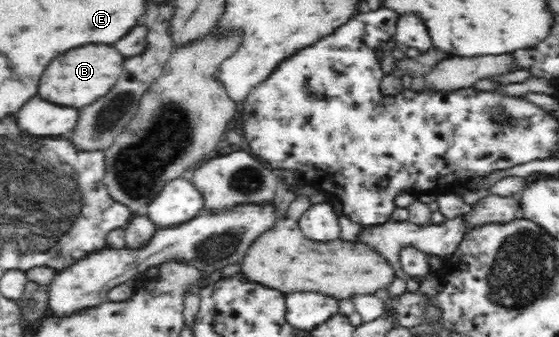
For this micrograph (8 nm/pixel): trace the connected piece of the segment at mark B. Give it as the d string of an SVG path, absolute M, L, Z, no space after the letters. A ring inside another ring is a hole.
M92 43L66 51L64 55L58 55L44 71L44 77L40 79L40 97L66 107L86 107L112 89L116 79L122 75L122 65L124 55L114 45Z

